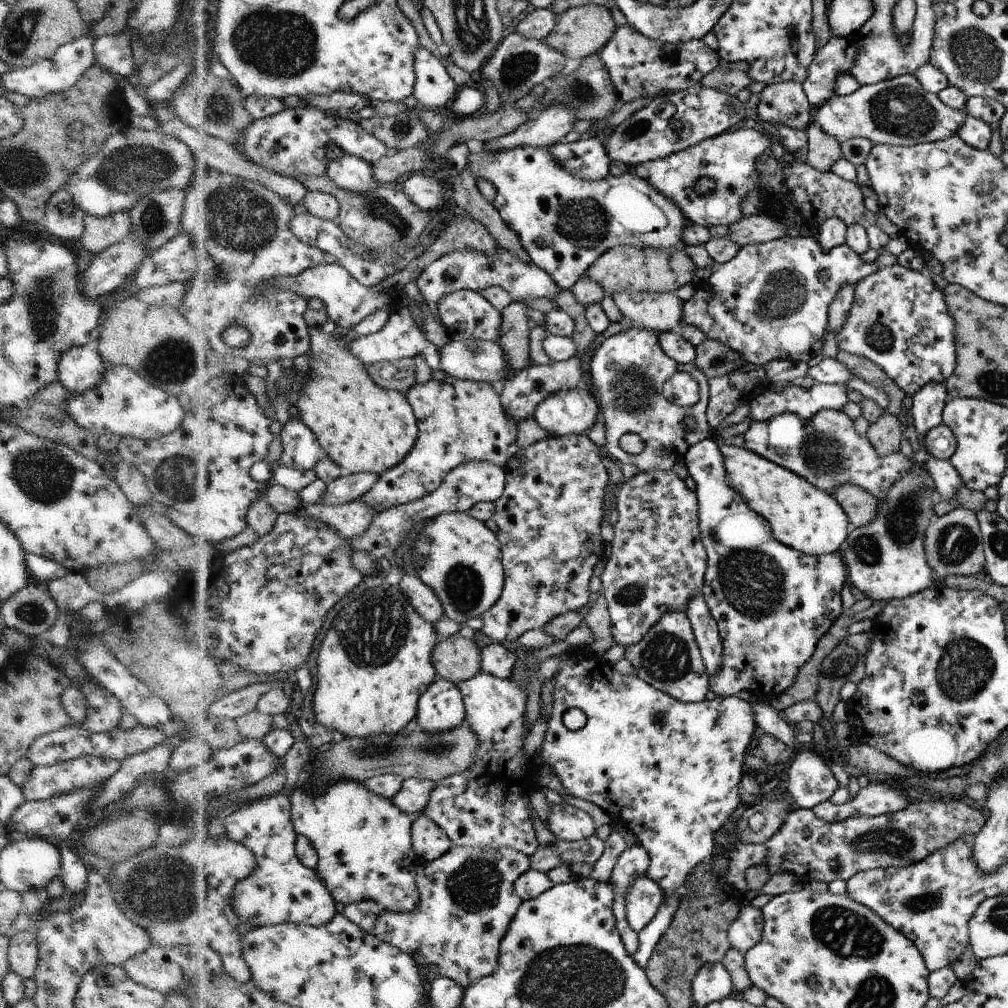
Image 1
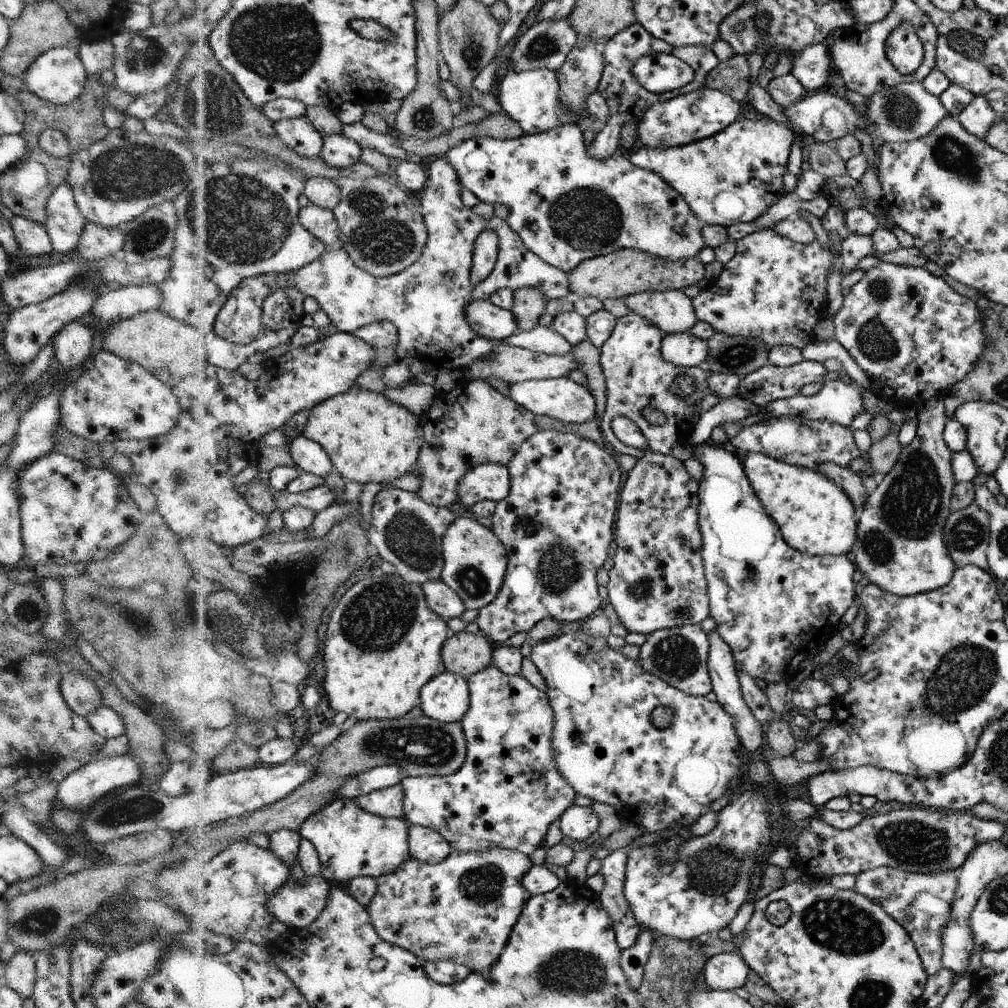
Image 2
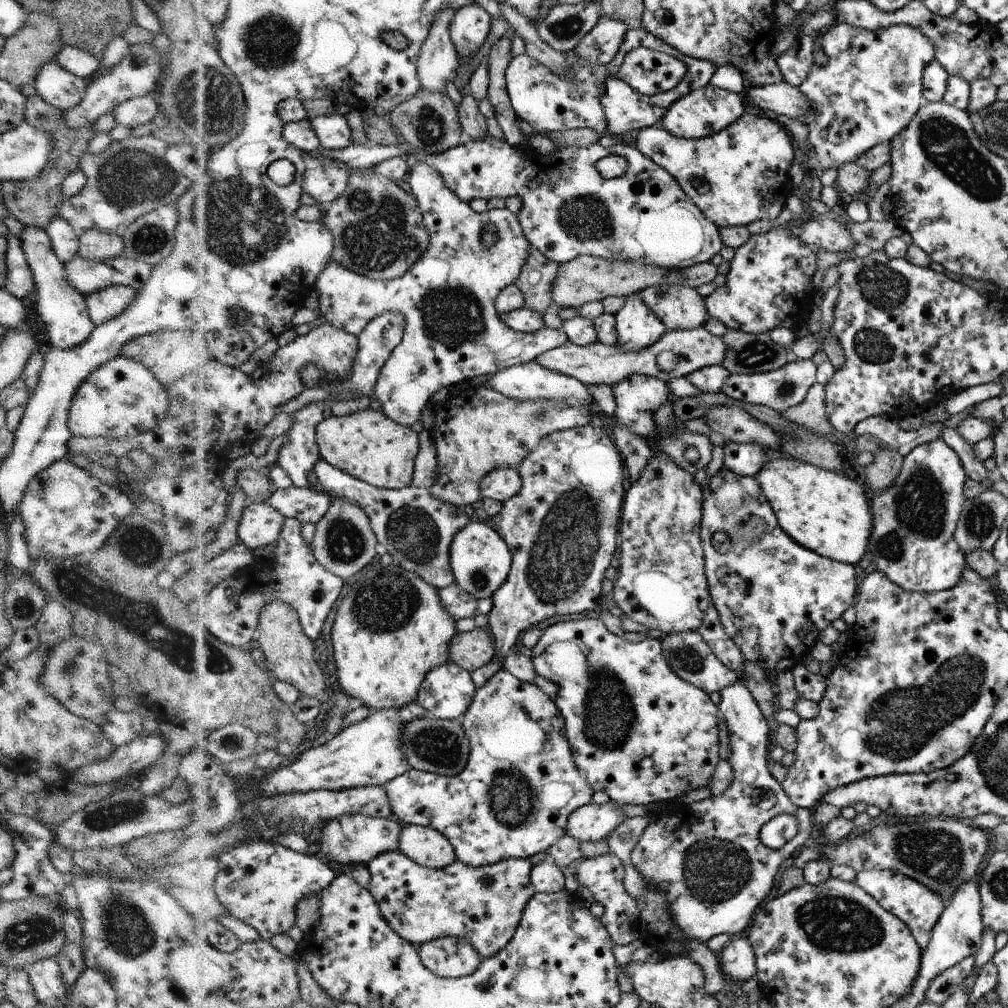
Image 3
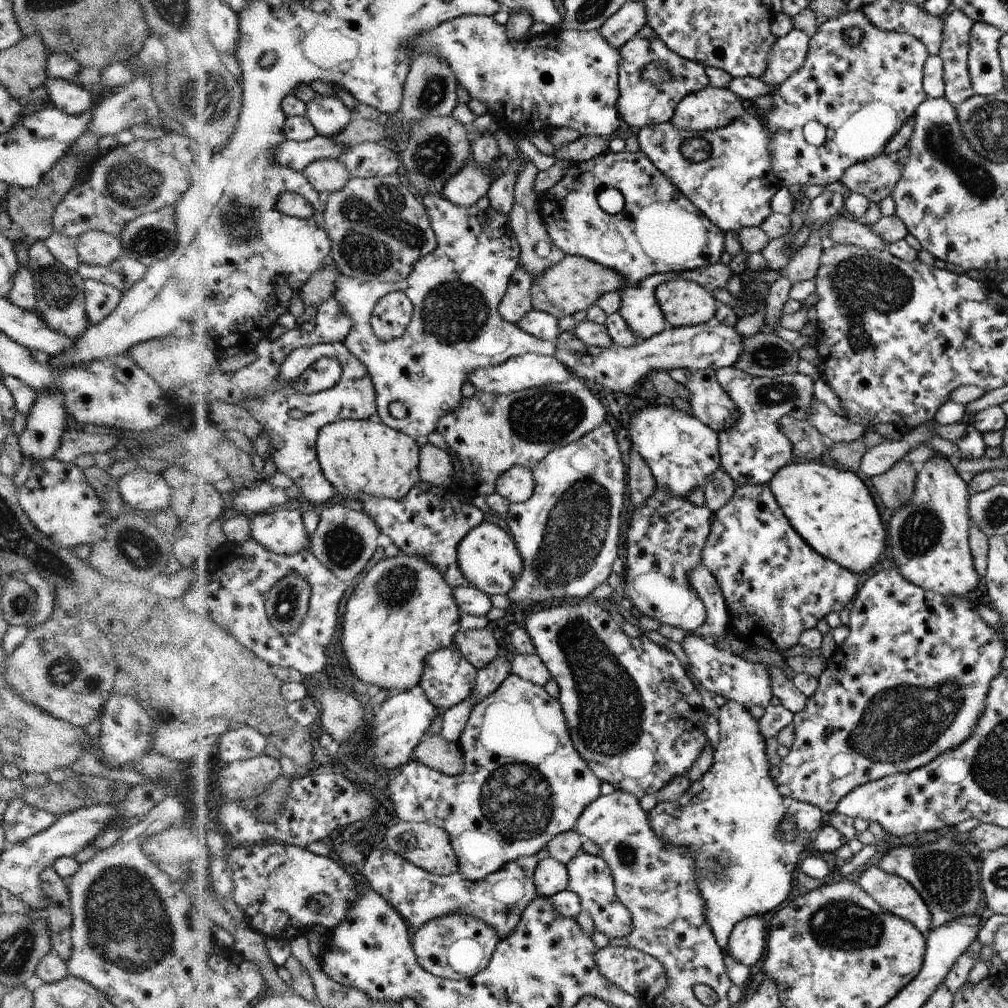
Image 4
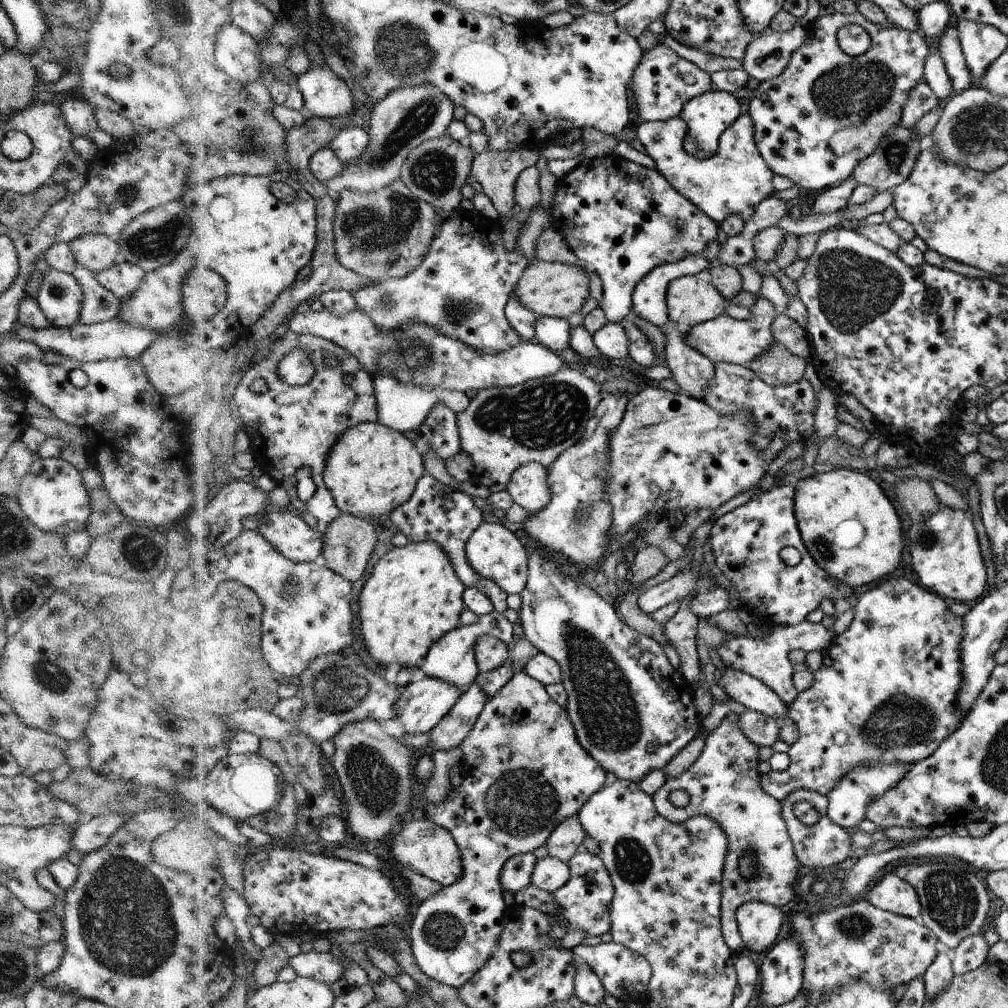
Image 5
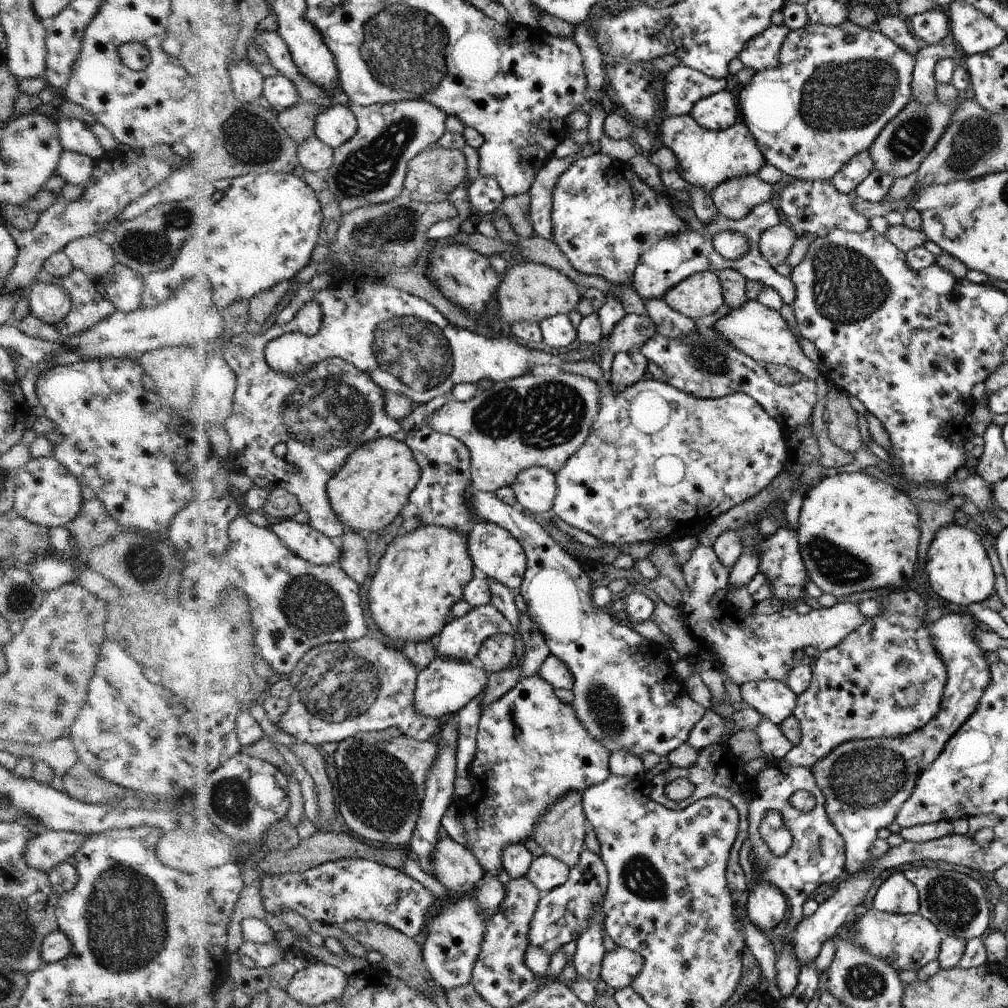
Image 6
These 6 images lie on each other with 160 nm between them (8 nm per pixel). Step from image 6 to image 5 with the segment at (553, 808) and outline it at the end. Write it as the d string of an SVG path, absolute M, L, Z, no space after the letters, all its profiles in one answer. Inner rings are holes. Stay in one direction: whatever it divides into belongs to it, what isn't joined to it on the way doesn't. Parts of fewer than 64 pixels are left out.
M570 816L552 830L545 847L550 857L558 858L567 864L577 854L578 847L583 844L586 836L578 816Z

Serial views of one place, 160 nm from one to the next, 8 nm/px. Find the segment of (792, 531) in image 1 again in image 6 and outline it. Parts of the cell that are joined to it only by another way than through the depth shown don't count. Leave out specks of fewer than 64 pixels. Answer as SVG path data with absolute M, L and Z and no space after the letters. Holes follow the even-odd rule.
M842 472L822 480L805 492L798 520L799 548L813 586L836 599L883 588L902 588L910 582L920 548L920 514L896 488L860 472Z

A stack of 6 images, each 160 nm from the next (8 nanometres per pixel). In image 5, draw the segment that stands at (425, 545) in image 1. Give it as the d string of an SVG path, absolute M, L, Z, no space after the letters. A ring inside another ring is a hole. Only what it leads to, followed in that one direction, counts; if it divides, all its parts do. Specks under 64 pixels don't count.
M490 517L471 535L466 546L467 560L483 578L499 584L508 595L521 594L530 577L530 555L527 542L520 534L505 528L500 521Z

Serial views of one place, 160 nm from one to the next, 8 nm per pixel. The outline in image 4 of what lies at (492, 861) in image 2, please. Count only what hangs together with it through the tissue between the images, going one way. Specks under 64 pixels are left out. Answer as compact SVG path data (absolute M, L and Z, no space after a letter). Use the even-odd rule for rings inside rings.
M389 847L376 850L365 862L362 876L379 894L388 900L412 924L415 930L446 914L472 914L499 931L500 939L507 938L522 921L527 907L538 897L535 888L535 870L539 861L533 856L524 856L508 862L500 871L480 882L463 878L460 872L440 876L416 866L396 854Z

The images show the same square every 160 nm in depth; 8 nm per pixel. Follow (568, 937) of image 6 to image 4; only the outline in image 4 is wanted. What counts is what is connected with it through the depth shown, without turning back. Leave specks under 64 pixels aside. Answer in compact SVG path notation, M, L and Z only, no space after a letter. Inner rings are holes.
M580 852L567 865L569 877L568 889L577 894L582 904L582 910L588 912L594 920L596 930L604 933L608 938L626 938L632 932L630 912L616 897L612 872L601 856L592 856Z

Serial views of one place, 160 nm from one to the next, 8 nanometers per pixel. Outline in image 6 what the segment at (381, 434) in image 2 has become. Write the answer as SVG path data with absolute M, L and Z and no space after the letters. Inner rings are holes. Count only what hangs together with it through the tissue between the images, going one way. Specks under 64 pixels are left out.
M390 436L370 441L356 450L344 470L332 478L329 494L336 514L348 529L358 532L376 532L390 526L411 502L412 494L423 478L423 468L418 464L408 444Z

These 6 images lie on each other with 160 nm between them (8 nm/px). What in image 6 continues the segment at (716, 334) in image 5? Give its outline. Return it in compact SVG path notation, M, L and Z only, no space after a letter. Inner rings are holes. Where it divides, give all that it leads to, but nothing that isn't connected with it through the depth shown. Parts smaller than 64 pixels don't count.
M748 300L740 308L736 308L727 316L720 318L714 326L710 326L722 332L724 338L728 338L740 351L750 355L757 362L788 366L793 370L798 370L805 379L812 381L822 375L821 368L804 355L799 332L793 324L788 323L781 311L771 310L770 307L763 306L760 302Z

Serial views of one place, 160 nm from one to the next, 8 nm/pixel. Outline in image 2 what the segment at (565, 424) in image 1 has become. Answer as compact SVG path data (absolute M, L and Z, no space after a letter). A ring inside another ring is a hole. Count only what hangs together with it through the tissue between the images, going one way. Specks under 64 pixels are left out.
M568 377L514 382L508 386L508 391L514 402L539 416L549 416L568 424L580 424L597 418L595 399L590 390Z

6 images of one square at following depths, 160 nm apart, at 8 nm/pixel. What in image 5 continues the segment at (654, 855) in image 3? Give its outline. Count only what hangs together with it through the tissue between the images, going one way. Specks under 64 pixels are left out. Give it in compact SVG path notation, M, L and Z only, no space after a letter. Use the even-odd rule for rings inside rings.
M728 714L720 722L720 726L706 736L703 752L696 763L678 778L666 779L652 798L659 814L671 822L685 822L700 814L711 815L727 832L731 844L723 872L723 936L728 947L742 955L747 953L747 943L739 928L738 911L752 900L780 907L792 902L799 860L795 854L794 840L783 820L782 803L768 795L763 786L760 786L759 748L743 734L736 722L739 722L738 715ZM672 790L686 790L690 797L688 806L672 806L668 800ZM752 850L756 850L756 854L764 862L764 876L760 878L744 878L742 874L744 854Z

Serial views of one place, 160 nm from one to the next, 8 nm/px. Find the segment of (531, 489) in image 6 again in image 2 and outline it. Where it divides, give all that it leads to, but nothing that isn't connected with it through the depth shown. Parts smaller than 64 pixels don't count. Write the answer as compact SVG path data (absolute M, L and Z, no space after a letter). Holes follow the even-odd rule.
M494 463L476 466L459 484L459 501L464 506L476 505L484 500L504 501L512 486L507 466Z

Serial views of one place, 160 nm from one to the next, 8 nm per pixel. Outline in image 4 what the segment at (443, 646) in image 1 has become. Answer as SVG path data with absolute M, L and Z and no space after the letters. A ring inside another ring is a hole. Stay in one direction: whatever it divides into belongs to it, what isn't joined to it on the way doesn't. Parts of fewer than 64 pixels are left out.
M488 626L481 630L460 630L453 644L463 652L464 658L480 671L499 657L500 641L501 639Z

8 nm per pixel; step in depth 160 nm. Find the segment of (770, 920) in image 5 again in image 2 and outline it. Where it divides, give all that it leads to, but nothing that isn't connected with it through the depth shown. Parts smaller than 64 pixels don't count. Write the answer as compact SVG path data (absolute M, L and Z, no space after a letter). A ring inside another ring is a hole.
M736 953L718 954L710 958L704 966L701 981L710 990L730 990L743 992L748 976L746 962Z

